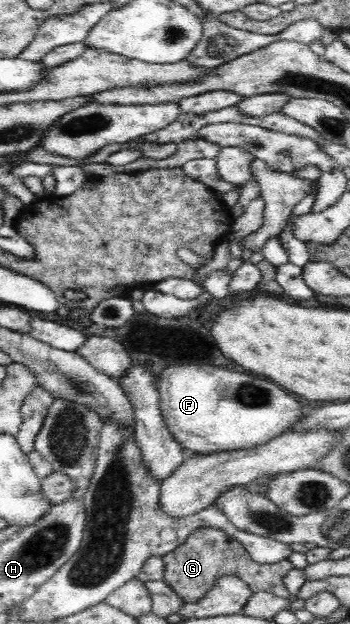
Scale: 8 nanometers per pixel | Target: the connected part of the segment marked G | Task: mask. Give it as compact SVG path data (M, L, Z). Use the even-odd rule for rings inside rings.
M197 528L191 532L185 544L182 544L176 551L163 556L163 562L165 562L164 581L186 603L194 603L203 599L209 593L209 589L221 577L227 577L227 575L242 579L254 593L269 591L277 597L288 598L290 596L283 583L283 578L291 569L294 569L291 560L285 559L278 563L269 564L257 563L250 557L250 554L243 548L239 540L233 538L221 528Z

